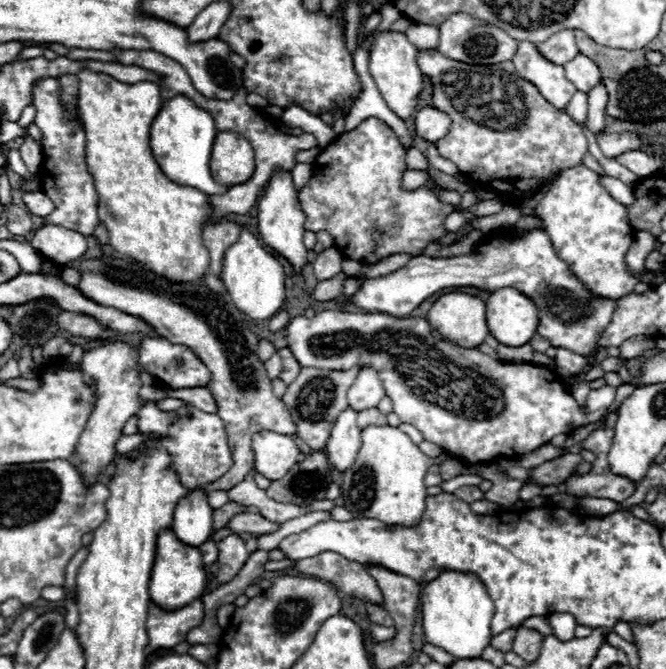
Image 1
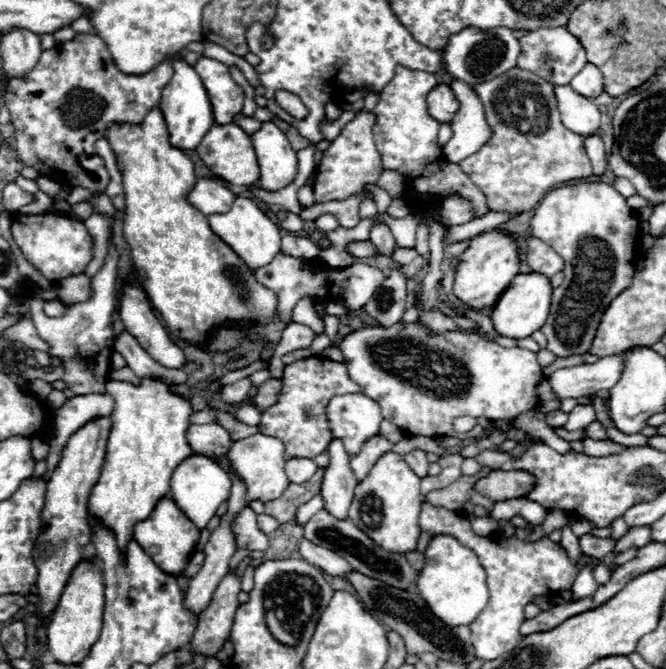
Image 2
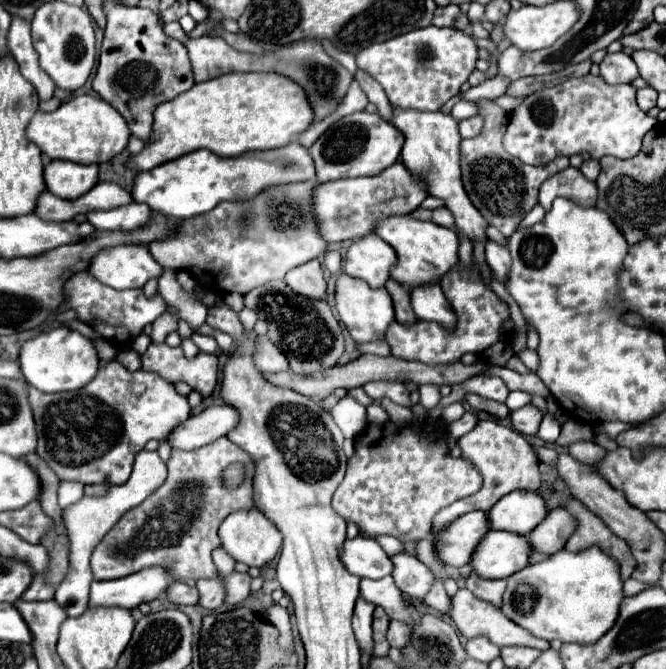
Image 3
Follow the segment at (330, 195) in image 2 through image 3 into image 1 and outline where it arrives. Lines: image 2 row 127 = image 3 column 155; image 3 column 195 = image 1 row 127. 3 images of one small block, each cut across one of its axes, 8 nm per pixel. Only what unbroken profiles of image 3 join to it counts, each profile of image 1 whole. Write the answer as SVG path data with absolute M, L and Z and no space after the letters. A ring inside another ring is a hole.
M380 118L364 120L356 130L334 138L314 158L312 178L298 192L306 214L304 228L330 232L344 258L354 258L364 264L398 252L422 254L430 240L446 232L444 218L452 208L438 202L426 188L404 192L400 188L404 170L404 148L392 128Z

